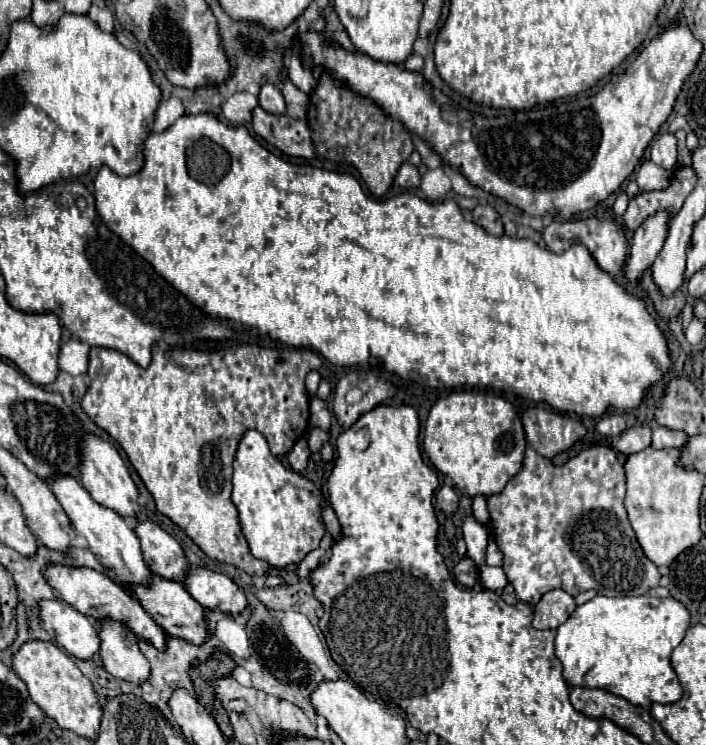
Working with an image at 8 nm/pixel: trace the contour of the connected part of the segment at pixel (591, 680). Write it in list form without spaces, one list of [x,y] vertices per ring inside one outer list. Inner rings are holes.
[[[597,595],[579,605],[557,629],[555,655],[563,663],[567,683],[599,687],[623,695],[629,703],[649,709],[653,703],[681,699],[679,679],[671,667],[671,651],[681,643],[689,627],[689,611],[673,597],[605,597]]]

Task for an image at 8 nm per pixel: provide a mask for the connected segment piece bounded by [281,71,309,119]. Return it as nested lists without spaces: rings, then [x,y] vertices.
[[[283,71],[283,97],[287,103],[287,115],[295,117],[295,119],[305,119],[307,115],[307,103],[309,103],[309,95],[303,95],[303,91],[299,91],[289,79],[287,73]]]

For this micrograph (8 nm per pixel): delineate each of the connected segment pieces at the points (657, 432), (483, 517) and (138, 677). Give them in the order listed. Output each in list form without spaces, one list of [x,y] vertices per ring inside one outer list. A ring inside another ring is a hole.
[[[653,425],[653,443],[651,443],[651,447],[655,447],[655,449],[681,447],[687,439],[689,439],[689,435],[685,431],[675,431],[675,429],[669,429],[669,427]]]
[[[485,497],[473,499],[473,517],[483,525],[489,523],[489,511],[487,511],[487,505],[485,505]]]
[[[97,621],[97,633],[101,639],[99,659],[103,669],[117,679],[143,683],[149,679],[149,663],[139,651],[139,639],[119,621]]]

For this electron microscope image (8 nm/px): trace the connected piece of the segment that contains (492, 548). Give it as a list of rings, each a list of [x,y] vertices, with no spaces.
[[[491,539],[487,547],[487,565],[501,565],[501,563],[503,563],[503,553],[497,549],[495,541]]]

